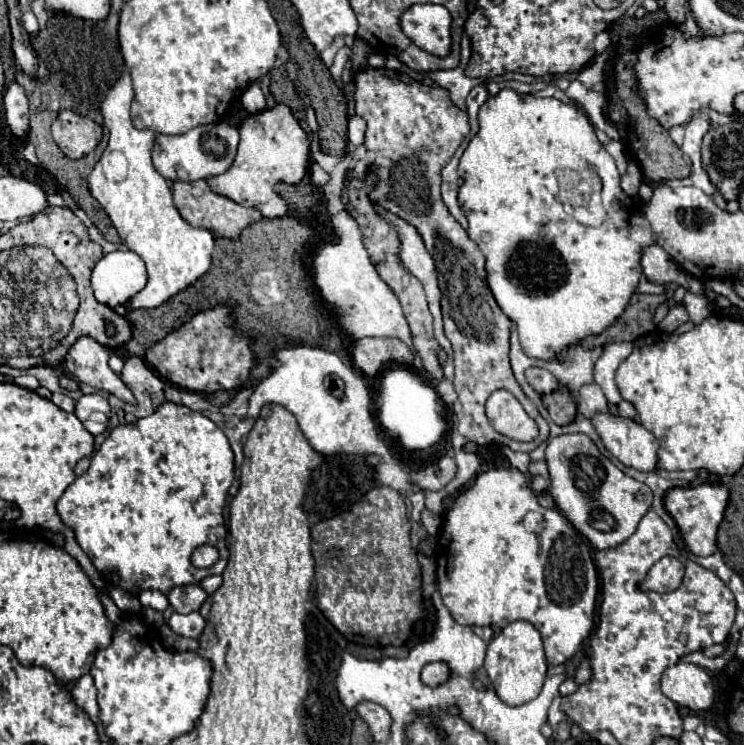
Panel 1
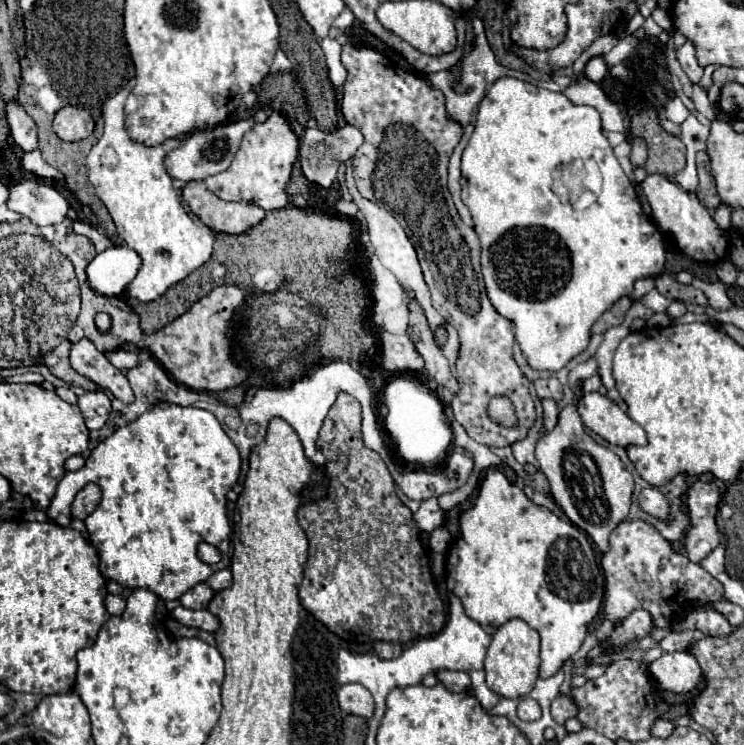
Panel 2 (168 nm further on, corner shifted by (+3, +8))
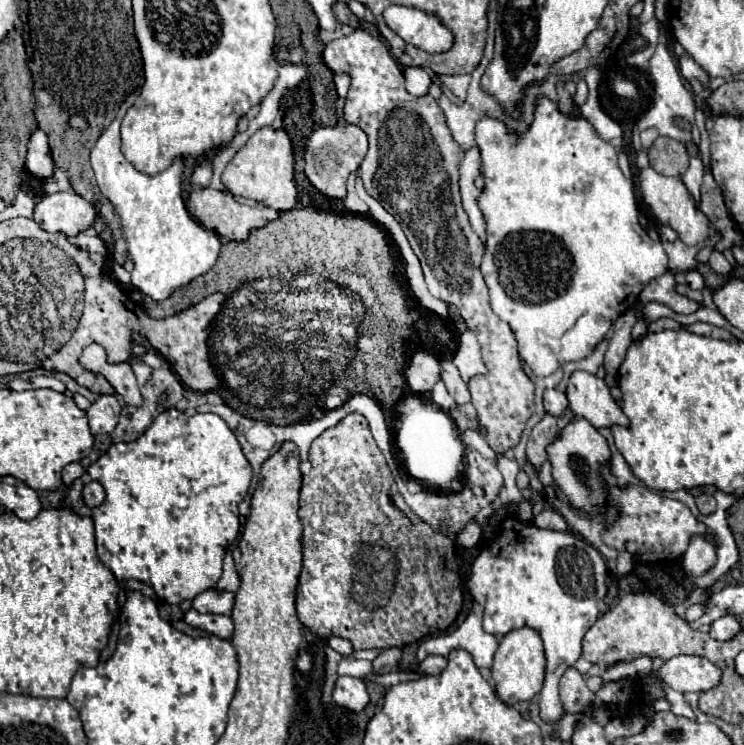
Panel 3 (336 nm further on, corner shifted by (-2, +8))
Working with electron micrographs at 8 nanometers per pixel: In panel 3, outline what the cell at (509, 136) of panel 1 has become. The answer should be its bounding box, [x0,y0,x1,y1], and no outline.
[476,96,668,376]

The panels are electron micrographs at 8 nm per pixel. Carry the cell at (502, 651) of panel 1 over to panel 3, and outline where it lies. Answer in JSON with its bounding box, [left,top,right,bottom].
[492,626,546,704]

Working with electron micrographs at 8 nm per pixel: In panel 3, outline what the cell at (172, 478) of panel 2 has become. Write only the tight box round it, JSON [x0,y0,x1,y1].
[62,408,252,604]

